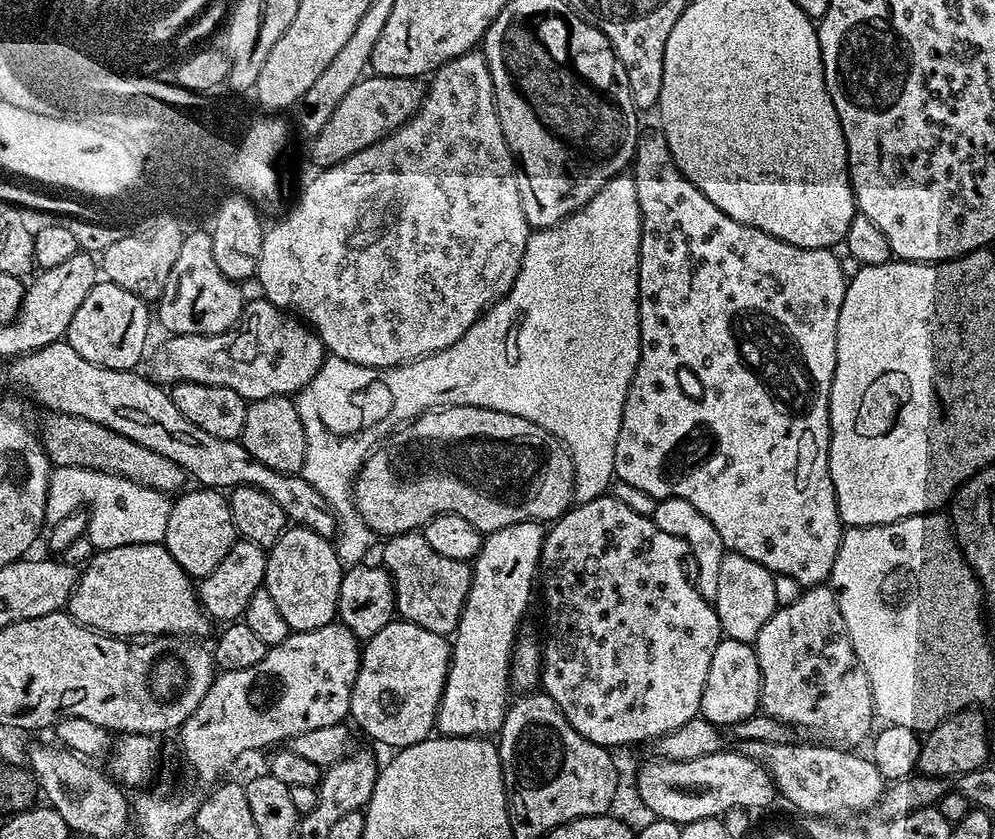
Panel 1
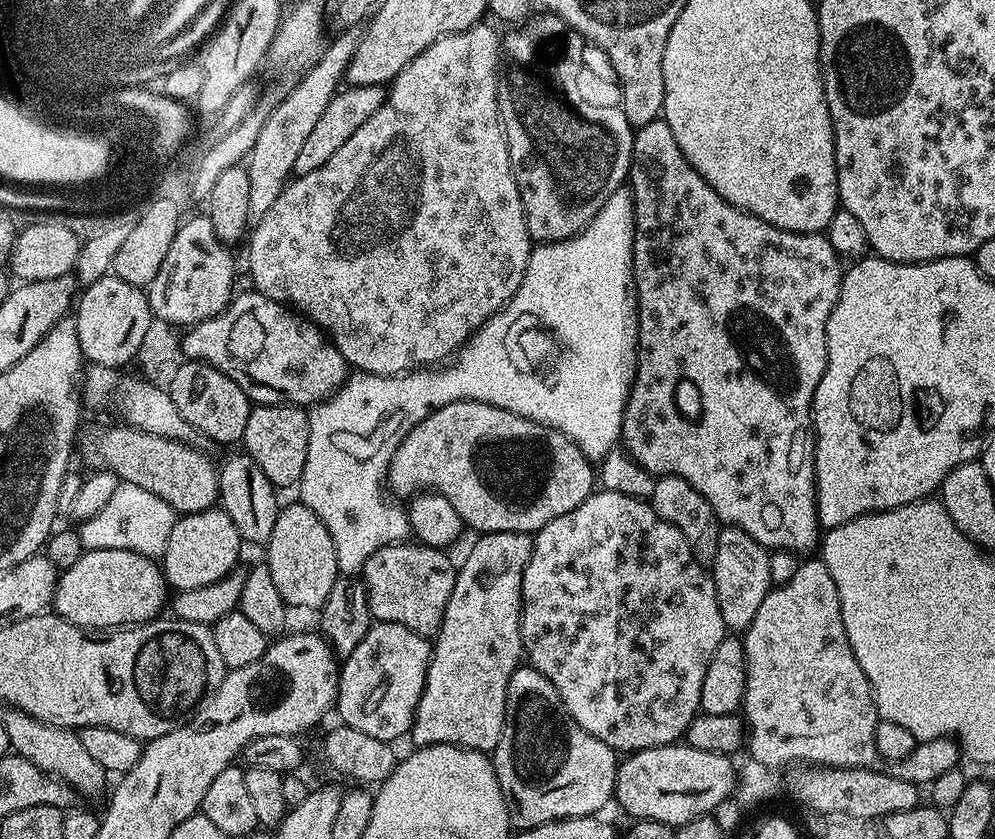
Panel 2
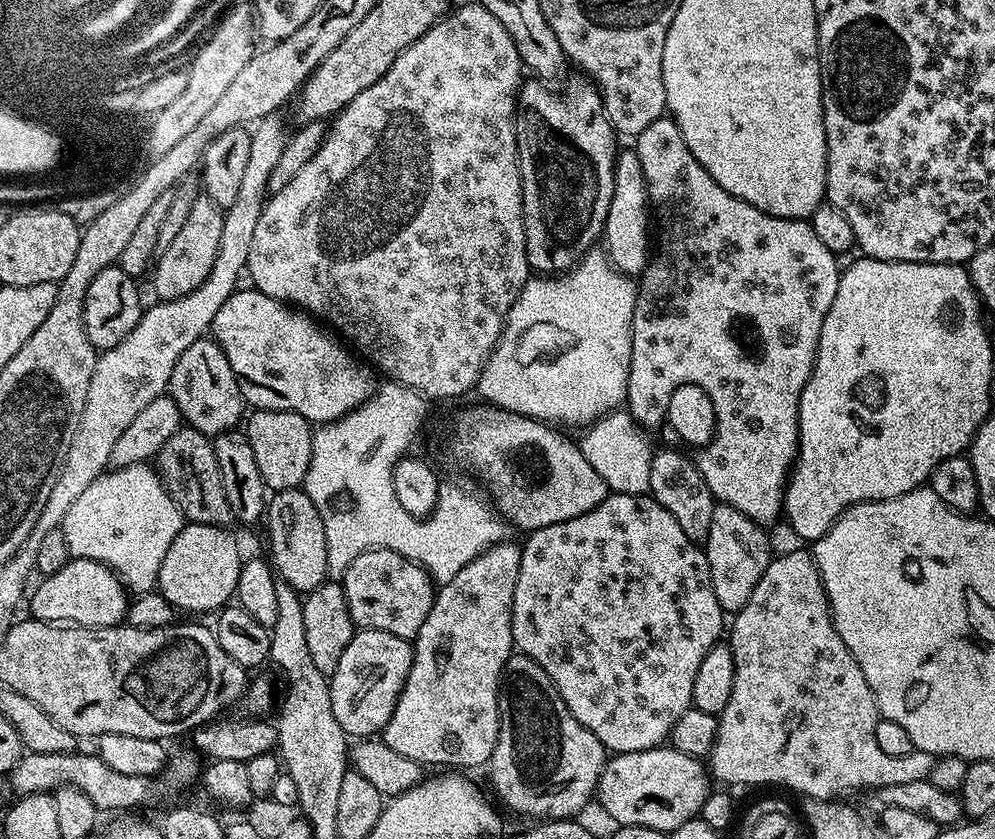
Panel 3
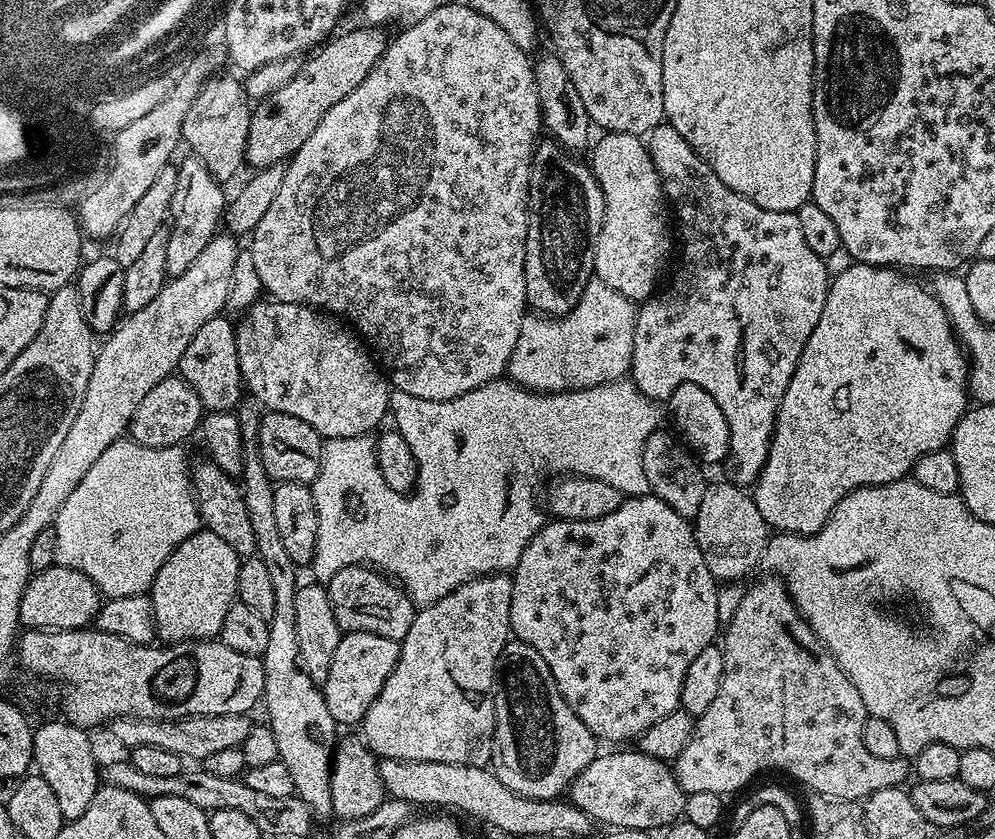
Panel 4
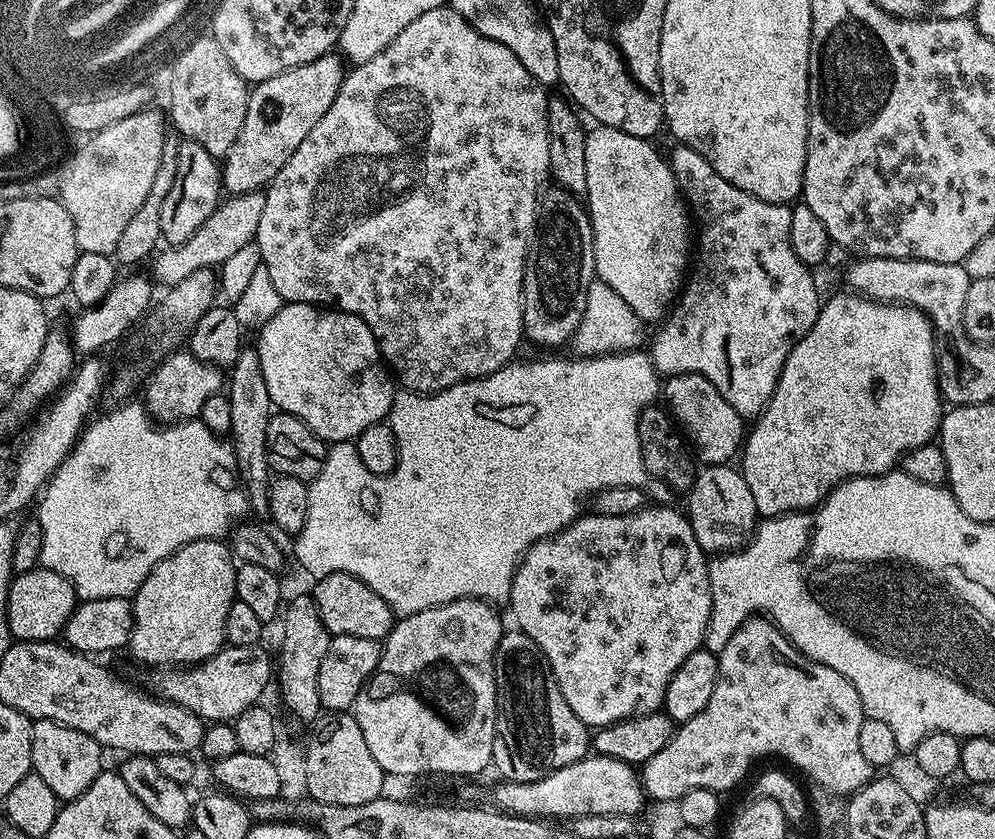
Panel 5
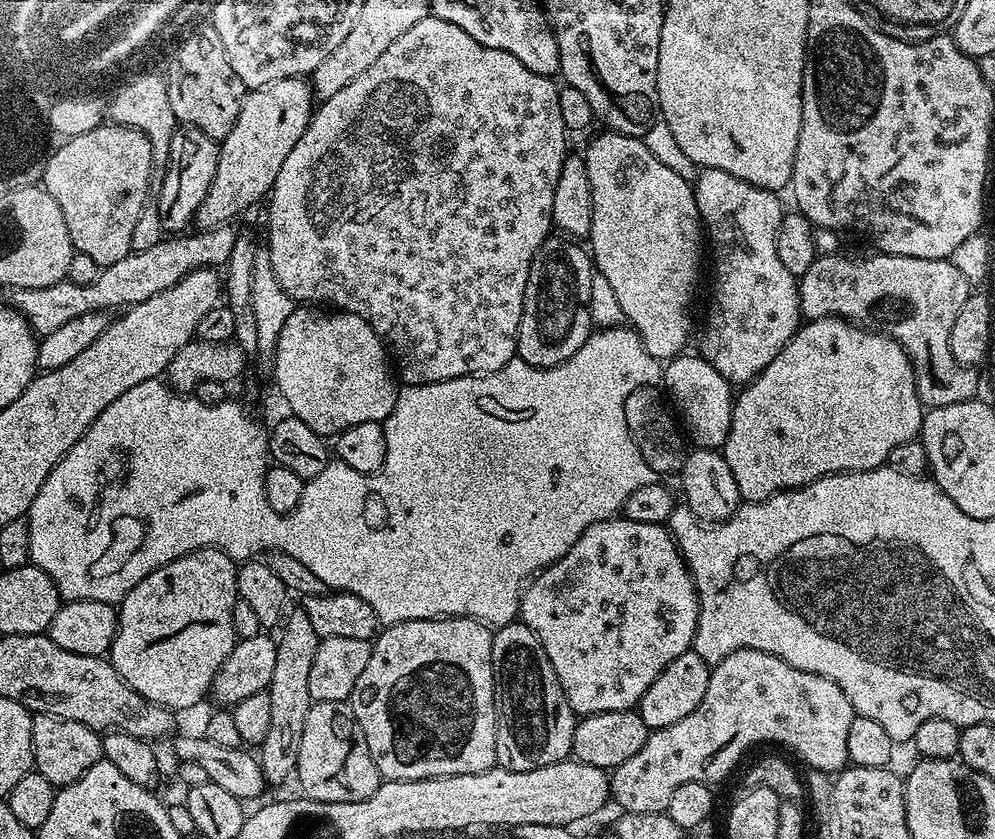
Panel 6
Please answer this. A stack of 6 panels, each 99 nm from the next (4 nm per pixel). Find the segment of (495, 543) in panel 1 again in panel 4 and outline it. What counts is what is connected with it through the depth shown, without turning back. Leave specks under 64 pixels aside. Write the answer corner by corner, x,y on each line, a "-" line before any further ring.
489,574
487,576
477,576
475,580
468,580
462,586
458,586
446,598
434,602
430,606
419,609
406,634
406,638
400,641
400,653
398,662
394,670
390,670
390,678
386,678
386,684
374,698
370,710
366,710
362,721
362,739
368,745
374,755
386,760
409,760
410,762
458,762
459,764
469,764
470,766
484,766
492,758
492,735
496,725
496,707
494,698
496,697
496,659
498,654
502,654
504,645
510,639
510,598
512,597
512,576
508,574

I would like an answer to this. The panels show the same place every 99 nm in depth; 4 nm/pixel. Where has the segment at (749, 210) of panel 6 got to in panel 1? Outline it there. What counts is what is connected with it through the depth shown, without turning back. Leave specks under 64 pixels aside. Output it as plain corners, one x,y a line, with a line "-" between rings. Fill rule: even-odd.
641,131
636,140
636,155
632,157
630,165
630,175
634,178
634,186
638,186
638,210
640,211
640,269
638,270
638,290
640,291
640,357
638,366
634,370
634,378
628,387
626,402
622,410
622,426
618,430
618,442
614,446
614,470
615,479
622,484
634,486
634,490
642,490
645,494
650,494
650,498
665,500
666,498
686,498
690,506
694,506
699,513
710,518
710,523
714,525
714,530
718,530
718,538
722,538
725,549
730,552
742,554
742,558
750,558
750,562
758,562
766,566
777,577
789,576
794,583
799,586
820,586
831,577
832,567
838,558
838,546
842,543
845,525
840,522
840,515
836,509
836,499
834,498
834,482
830,482
828,473
828,447
830,446
830,418
828,417
828,399
830,398
830,386
834,378
834,366
836,365
836,335
838,334
838,313
842,311
842,298
848,289
848,280
842,274
840,257
831,248
803,248
802,246
790,246
790,242
782,242
754,226
746,226
742,222
734,222
730,214
722,214
698,186
694,186
678,170
674,158
670,154
670,146
666,142
663,131
656,132
-
689,368
696,375
695,383
698,385
699,392
696,398
686,398
682,390
682,374

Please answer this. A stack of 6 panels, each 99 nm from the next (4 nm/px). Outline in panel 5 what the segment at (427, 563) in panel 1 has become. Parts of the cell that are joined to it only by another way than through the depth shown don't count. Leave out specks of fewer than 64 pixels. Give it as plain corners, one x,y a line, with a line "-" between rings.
335,572
329,576
321,576
315,581
316,589
310,592
316,603
318,618
322,618
324,629
329,637
353,636
354,638
370,638
383,641
392,632
394,613
382,597
374,594
370,586
346,574

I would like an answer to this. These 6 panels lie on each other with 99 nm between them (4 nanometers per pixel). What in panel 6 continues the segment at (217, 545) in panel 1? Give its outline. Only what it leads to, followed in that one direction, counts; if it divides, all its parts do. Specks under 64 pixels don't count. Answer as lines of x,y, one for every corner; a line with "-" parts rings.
199,548
146,574
146,578
142,578
142,582
138,582
138,586
120,601
110,663
134,691
142,694
142,698
169,710
177,710
192,708
204,695
209,695
222,662
226,662
238,639
232,621
238,599
237,567
237,561
231,560
222,550

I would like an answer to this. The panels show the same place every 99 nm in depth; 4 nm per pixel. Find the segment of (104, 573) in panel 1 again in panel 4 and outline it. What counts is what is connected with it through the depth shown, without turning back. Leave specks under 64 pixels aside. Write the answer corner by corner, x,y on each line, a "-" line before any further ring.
53,566
29,576
20,603
20,622
28,630
86,628
95,621
101,603
100,591
90,577
73,568

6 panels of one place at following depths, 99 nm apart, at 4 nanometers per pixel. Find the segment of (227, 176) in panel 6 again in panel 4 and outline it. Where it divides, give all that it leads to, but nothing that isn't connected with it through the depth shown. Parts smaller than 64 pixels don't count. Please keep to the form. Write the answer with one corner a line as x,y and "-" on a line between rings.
380,26
359,27
341,36
333,35
327,42
321,43
307,57
309,60
301,63
290,82
278,86
278,90
263,97
257,103
260,105
252,108
244,158
249,165
253,164
253,169
268,168
272,164
283,165
298,151
302,142
314,134
318,122
326,118
330,106
338,106
338,102
342,102
350,90
358,90
362,78
366,78
378,58
382,58
390,43
389,37
384,37
385,29

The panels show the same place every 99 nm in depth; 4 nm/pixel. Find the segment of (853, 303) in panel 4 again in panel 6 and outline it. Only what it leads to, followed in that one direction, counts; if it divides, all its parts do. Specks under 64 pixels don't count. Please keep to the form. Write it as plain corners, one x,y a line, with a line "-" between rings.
829,314
817,320
801,323
790,338
790,342
782,346
778,358
774,358
774,362
767,364
750,383
739,389
732,406
730,434
724,443
722,455
726,466
730,466
730,474
734,474
734,482
738,482
741,501
758,504
770,499
771,496
787,493
790,488
807,488
814,481
823,480
839,472
874,472
883,469
893,450
919,437
925,411
925,405
921,404
916,389
916,375
912,369
912,361
898,341
887,334
857,326
839,316

